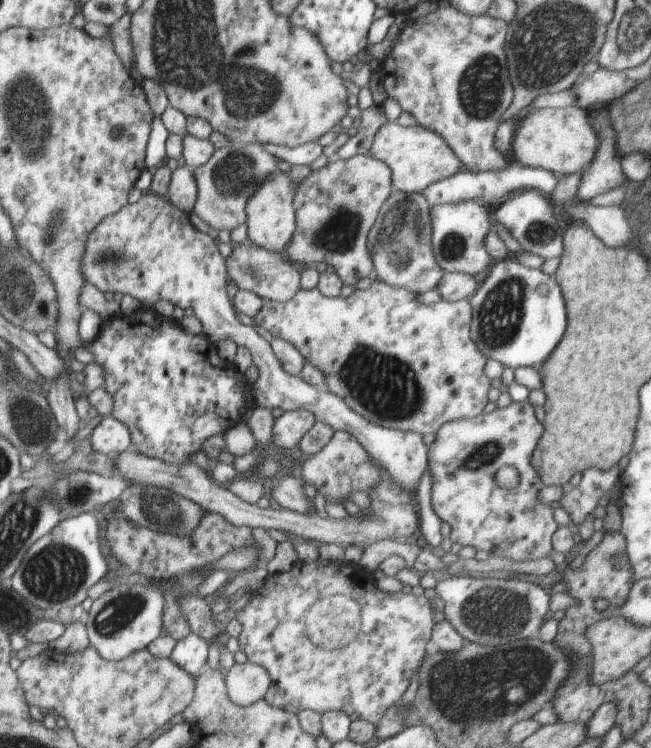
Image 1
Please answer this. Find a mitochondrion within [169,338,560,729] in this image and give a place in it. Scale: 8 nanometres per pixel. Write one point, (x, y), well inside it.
(483, 680)

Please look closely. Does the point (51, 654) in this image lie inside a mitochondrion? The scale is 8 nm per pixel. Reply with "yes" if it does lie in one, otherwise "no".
no

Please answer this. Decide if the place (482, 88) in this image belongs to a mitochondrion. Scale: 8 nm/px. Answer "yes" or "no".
yes

